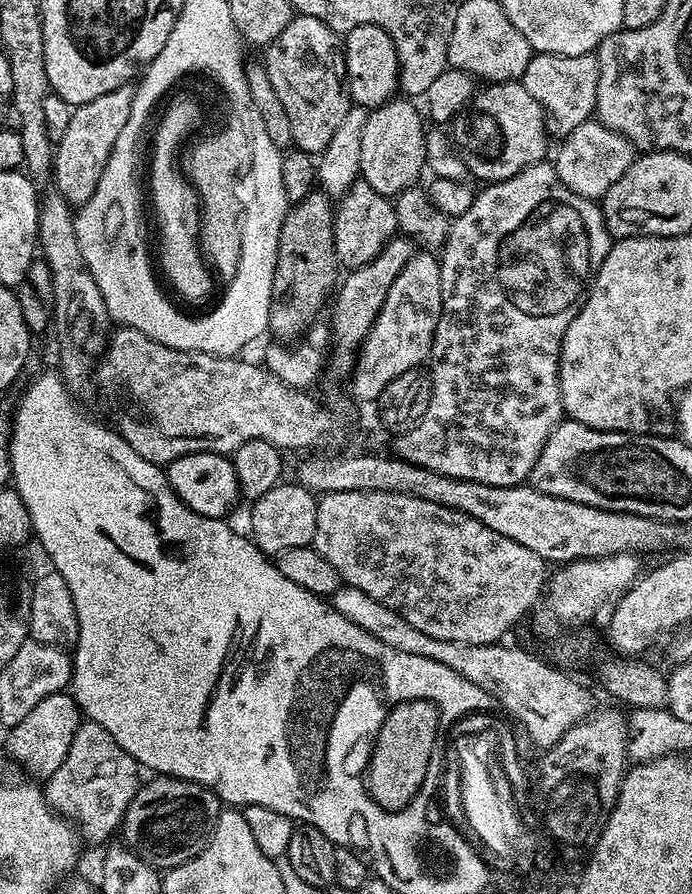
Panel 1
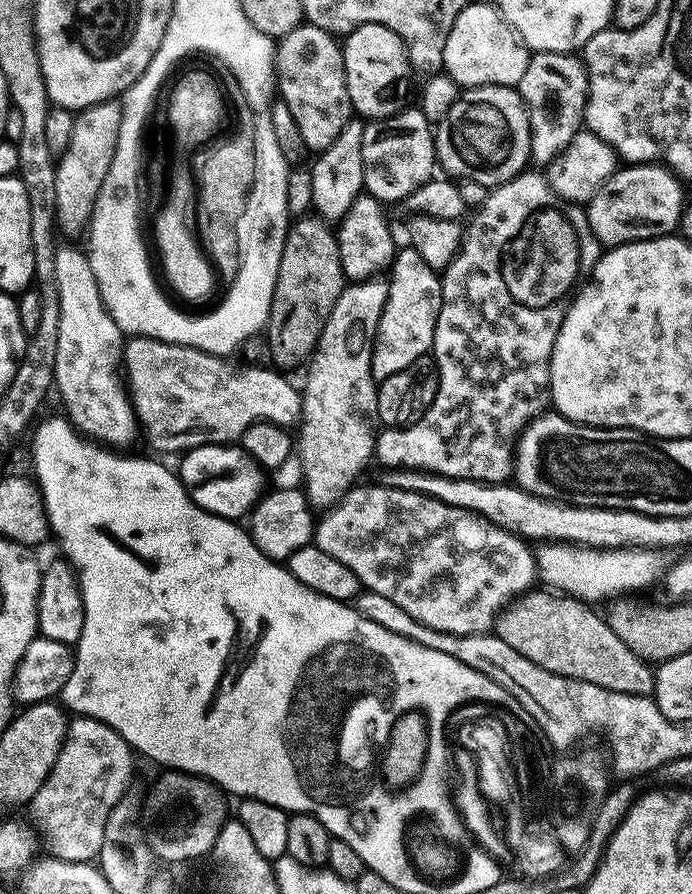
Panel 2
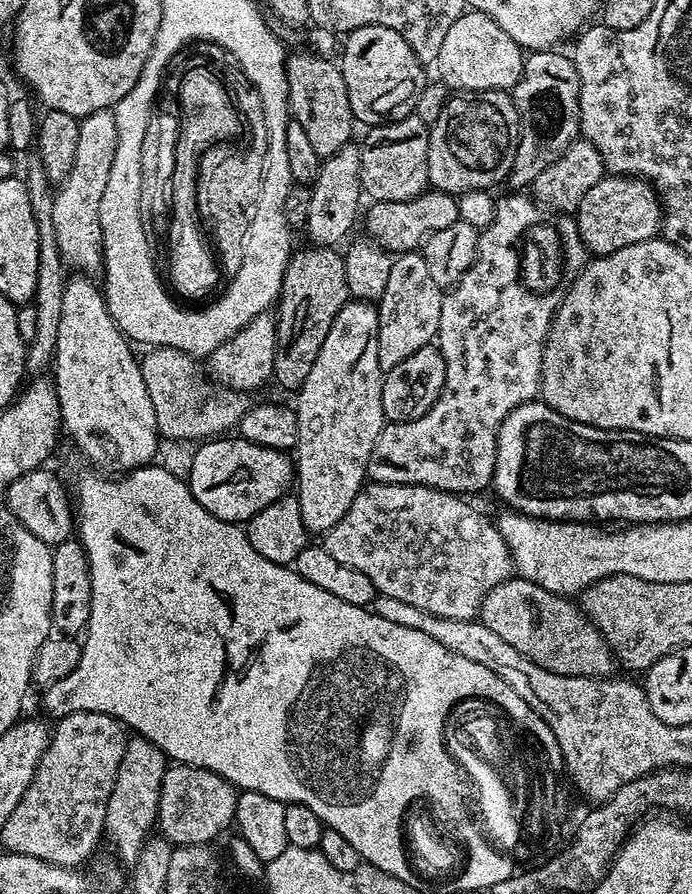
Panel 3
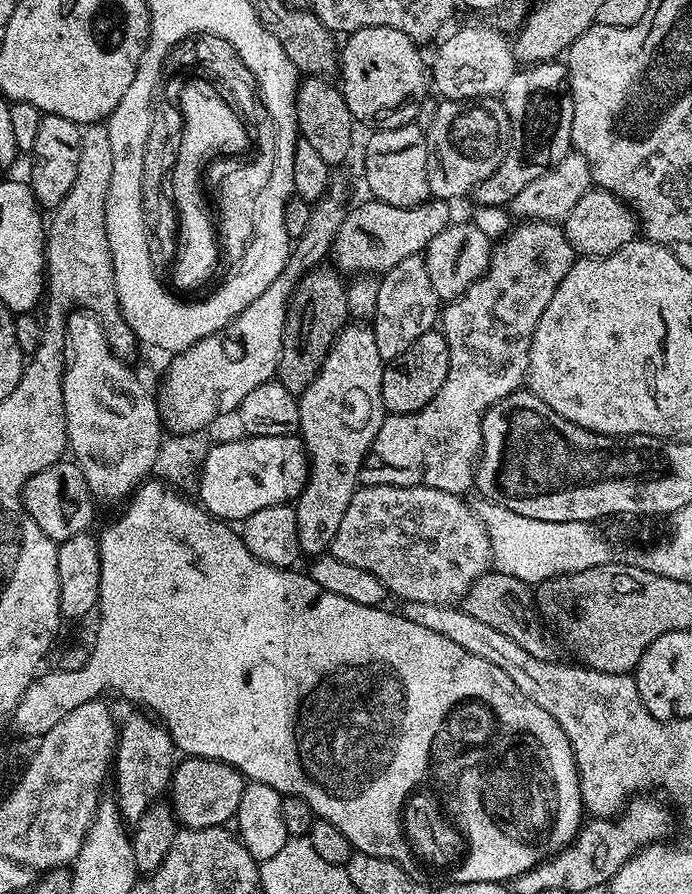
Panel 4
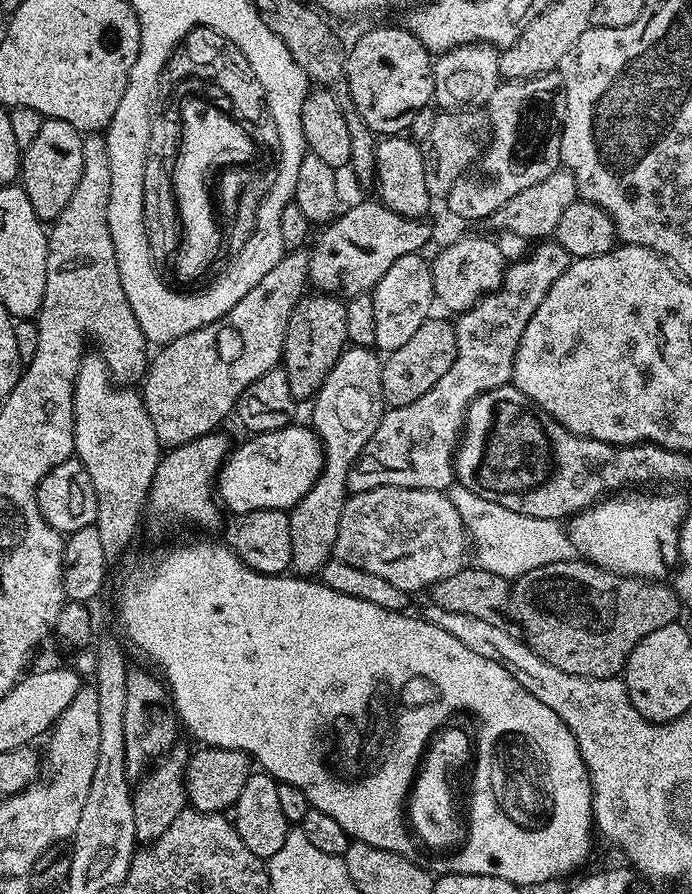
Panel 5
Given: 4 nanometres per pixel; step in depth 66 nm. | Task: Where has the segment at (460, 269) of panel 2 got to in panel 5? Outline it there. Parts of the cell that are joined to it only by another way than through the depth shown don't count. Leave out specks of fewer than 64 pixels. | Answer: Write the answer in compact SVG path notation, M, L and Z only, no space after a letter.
M545 239L537 243L523 258L505 267L504 281L495 292L485 294L470 311L459 313L455 317L456 357L450 370L446 370L446 374L442 374L442 378L438 378L438 382L434 382L434 386L430 386L430 390L426 390L426 394L422 394L418 402L410 402L410 406L398 406L385 411L378 430L374 430L370 438L367 449L361 452L359 458L350 466L349 493L365 492L386 486L417 488L431 492L444 492L452 487L456 446L464 431L468 403L486 390L501 388L503 384L511 381L514 358L522 342L522 330L526 330L526 322L530 322L534 310L538 310L542 298L548 293L550 286L554 286L556 279L566 271L569 263L568 251L556 243L555 239Z

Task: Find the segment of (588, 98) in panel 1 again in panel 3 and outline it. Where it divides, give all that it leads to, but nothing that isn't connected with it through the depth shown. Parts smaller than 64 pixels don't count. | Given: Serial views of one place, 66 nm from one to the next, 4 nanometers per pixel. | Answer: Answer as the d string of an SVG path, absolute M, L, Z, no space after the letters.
M560 50L529 51L524 72L510 95L520 119L520 145L507 183L524 190L580 136L580 79L571 55L563 56Z

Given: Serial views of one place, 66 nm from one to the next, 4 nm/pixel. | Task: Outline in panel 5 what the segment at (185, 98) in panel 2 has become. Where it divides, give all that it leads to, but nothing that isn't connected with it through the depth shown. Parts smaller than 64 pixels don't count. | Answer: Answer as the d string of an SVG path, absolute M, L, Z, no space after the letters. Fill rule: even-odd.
M188 100L181 106L180 112L178 111L182 138L178 158L174 162L172 181L176 209L180 211L182 235L174 272L177 277L180 275L184 280L195 278L196 272L192 268L204 272L212 263L215 265L220 248L222 252L222 228L214 211L213 193L212 196L208 193L208 179L212 175L213 179L221 170L251 165L252 155L258 151L256 141L245 130L243 124L217 104L211 104L208 100ZM188 264L192 268L188 268Z

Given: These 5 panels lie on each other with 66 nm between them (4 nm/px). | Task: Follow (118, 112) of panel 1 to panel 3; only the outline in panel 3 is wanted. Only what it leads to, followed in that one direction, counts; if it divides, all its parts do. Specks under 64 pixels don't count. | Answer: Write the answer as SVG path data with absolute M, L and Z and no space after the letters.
M98 110L79 121L78 142L74 146L74 166L67 178L59 181L53 198L54 235L65 269L75 270L80 274L101 271L104 254L100 207L106 182L110 178L110 166L114 166L116 147L118 126L114 126L114 114L111 110Z

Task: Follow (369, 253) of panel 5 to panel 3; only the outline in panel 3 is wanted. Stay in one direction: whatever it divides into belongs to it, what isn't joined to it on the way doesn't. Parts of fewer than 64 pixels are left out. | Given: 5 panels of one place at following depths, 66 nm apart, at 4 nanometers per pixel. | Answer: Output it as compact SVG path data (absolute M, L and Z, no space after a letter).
M426 190L402 202L377 200L369 205L362 216L362 228L364 224L365 230L369 232L367 235L381 248L393 254L419 249L430 234L446 230L446 226L454 226L454 222L461 219L460 201L450 192Z

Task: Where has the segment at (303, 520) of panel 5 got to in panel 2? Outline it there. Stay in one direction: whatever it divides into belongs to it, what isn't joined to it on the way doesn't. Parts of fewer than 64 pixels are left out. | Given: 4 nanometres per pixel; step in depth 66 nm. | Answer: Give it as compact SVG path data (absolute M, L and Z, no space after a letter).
M383 275L371 276L369 280L358 280L355 282L345 283L342 294L338 294L338 302L334 302L334 310L330 310L330 318L326 318L326 326L322 326L322 334L316 343L316 351L312 353L307 365L308 377L302 383L302 399L300 402L300 418L298 425L300 431L300 440L298 436L298 456L300 452L300 468L304 471L305 484L302 484L302 491L308 498L309 505L316 510L327 510L333 504L339 504L340 499L344 497L345 492L353 487L356 475L367 466L368 460L373 459L376 451L377 429L372 429L372 424L376 420L376 390L377 381L372 379L372 347L376 341L376 327L382 318L382 310L386 306L386 298L388 297L388 280Z

